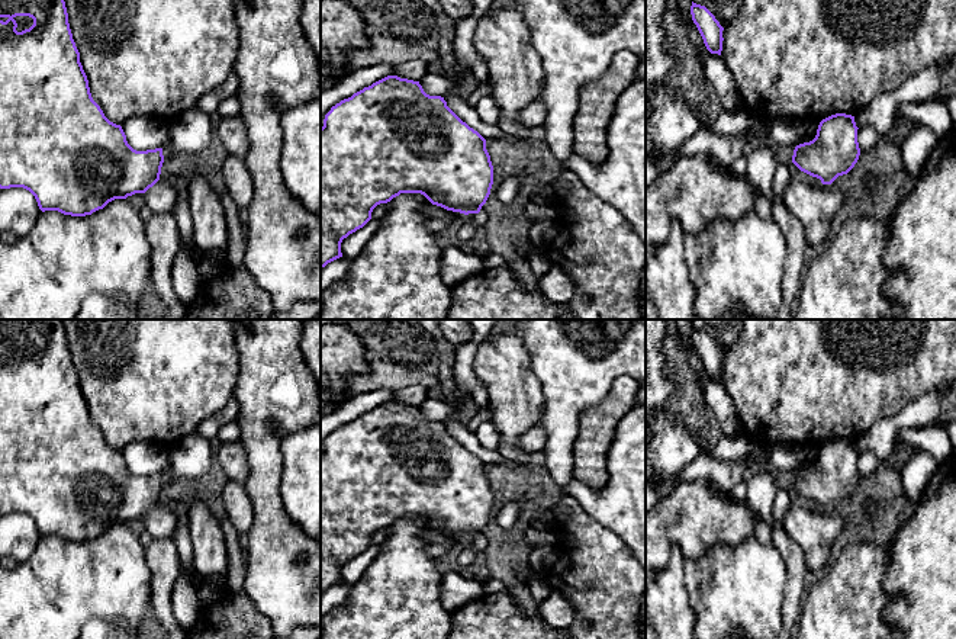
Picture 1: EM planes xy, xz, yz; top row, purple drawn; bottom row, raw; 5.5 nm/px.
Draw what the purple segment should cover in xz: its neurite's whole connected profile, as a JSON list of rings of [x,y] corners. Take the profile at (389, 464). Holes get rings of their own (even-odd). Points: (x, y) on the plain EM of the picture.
[[[387,401],[368,412],[354,418],[351,423],[341,426],[325,440],[324,452],[321,453],[321,594],[328,588],[342,582],[341,568],[350,559],[363,553],[370,545],[373,534],[380,529],[387,529],[400,518],[421,518],[432,530],[447,536],[460,537],[464,540],[479,539],[486,529],[493,510],[493,491],[486,475],[486,465],[466,447],[463,447],[448,431],[444,423],[429,421],[424,417],[419,407]]]

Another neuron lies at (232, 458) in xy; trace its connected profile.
[[[241,441],[221,443],[215,459],[231,481],[245,485],[250,475],[250,463]]]

